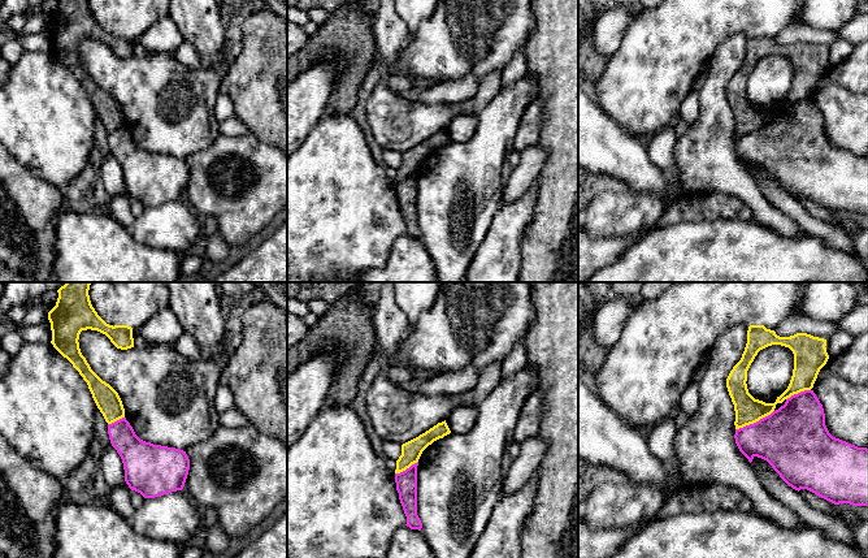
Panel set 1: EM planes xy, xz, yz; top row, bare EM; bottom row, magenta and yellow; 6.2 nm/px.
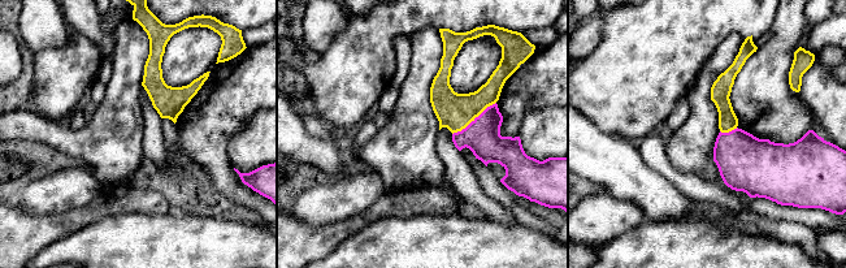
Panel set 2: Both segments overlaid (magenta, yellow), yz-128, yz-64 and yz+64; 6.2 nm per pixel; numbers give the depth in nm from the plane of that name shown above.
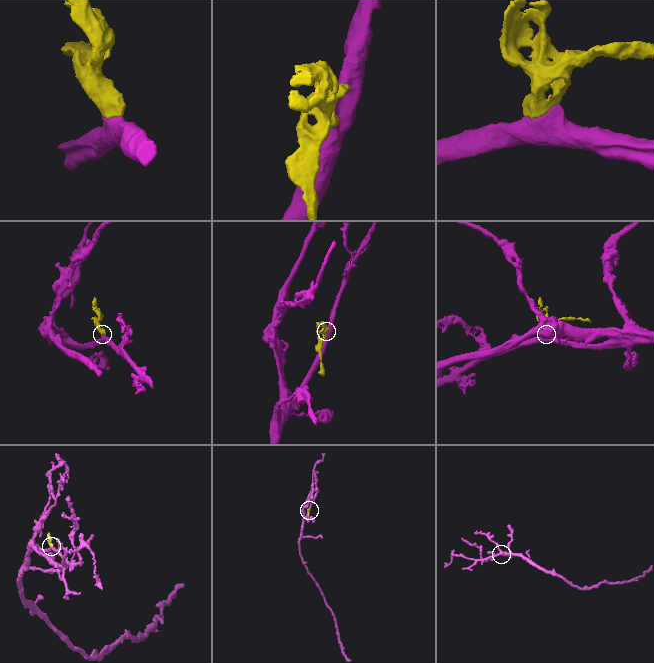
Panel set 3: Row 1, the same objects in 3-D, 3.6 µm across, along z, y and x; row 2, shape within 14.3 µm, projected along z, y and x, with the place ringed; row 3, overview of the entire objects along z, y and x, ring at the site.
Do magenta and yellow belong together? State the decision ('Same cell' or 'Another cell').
Another cell

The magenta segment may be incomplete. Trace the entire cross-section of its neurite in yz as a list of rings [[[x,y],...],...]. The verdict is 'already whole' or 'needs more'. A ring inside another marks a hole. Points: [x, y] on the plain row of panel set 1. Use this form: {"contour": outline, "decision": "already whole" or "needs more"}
{"contour": [[[813,99],[791,104],[771,124],[735,138],[734,147],[750,172],[755,165],[767,169],[793,198],[807,198],[834,213],[868,215],[868,157],[829,142],[823,113]]], "decision": "already whole"}

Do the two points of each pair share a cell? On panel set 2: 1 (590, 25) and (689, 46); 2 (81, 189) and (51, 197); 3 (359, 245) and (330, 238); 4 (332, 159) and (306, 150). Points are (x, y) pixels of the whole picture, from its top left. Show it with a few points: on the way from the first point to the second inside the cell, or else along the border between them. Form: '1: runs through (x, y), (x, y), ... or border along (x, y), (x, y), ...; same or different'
1: border along (602, 13), (602, 38), (598, 46), (588, 55); different
2: runs through (73, 189), (59, 193); same
3: border along (369, 224), (346, 237), (326, 254); different
4: runs through (325, 155), (312, 151); same

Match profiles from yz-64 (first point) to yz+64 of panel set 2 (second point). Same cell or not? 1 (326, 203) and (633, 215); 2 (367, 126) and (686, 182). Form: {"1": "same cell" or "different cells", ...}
{"1": "same cell", "2": "same cell"}

